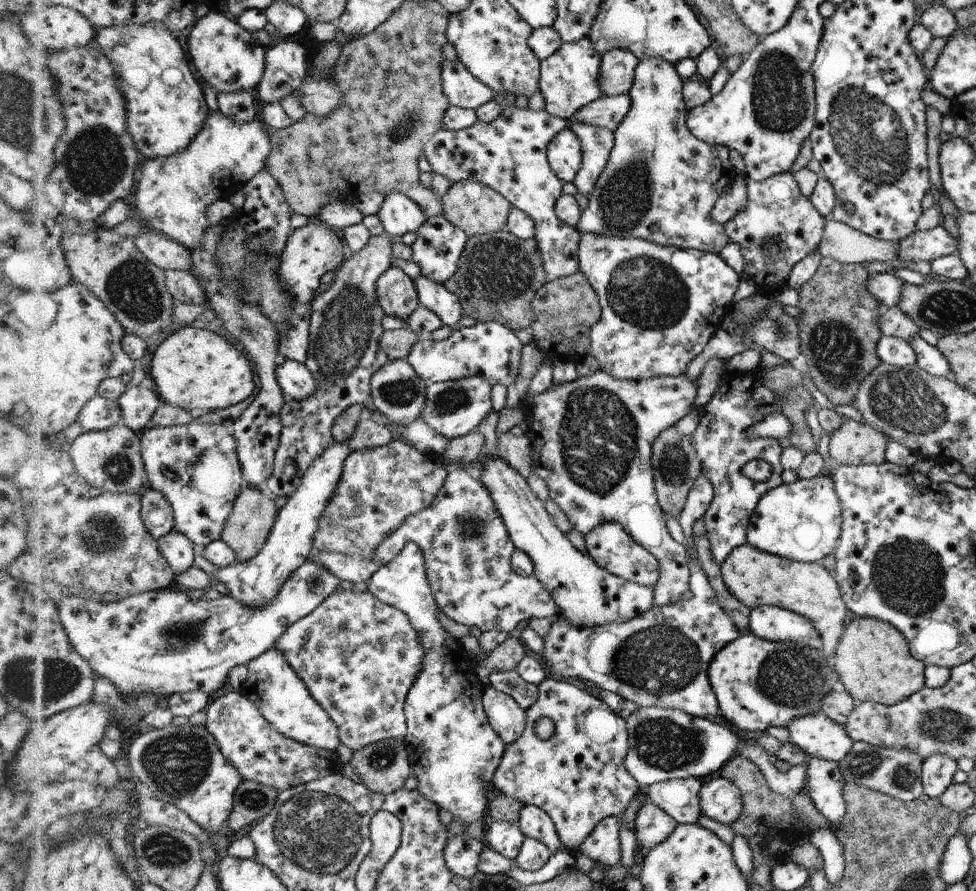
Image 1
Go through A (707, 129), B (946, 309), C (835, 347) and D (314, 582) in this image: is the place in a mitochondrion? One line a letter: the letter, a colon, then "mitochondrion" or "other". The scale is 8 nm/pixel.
A: other
B: mitochondrion
C: mitochondrion
D: other

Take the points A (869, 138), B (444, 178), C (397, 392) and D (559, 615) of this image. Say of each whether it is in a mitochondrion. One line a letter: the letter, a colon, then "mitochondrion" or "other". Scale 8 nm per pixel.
A: mitochondrion
B: other
C: mitochondrion
D: other

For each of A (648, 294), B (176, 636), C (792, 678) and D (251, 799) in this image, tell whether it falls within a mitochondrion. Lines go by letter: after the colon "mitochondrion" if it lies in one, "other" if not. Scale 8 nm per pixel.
A: mitochondrion
B: mitochondrion
C: mitochondrion
D: mitochondrion

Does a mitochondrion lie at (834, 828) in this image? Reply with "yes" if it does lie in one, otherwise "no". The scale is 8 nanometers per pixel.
no

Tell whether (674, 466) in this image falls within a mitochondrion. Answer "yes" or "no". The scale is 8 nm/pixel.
yes

